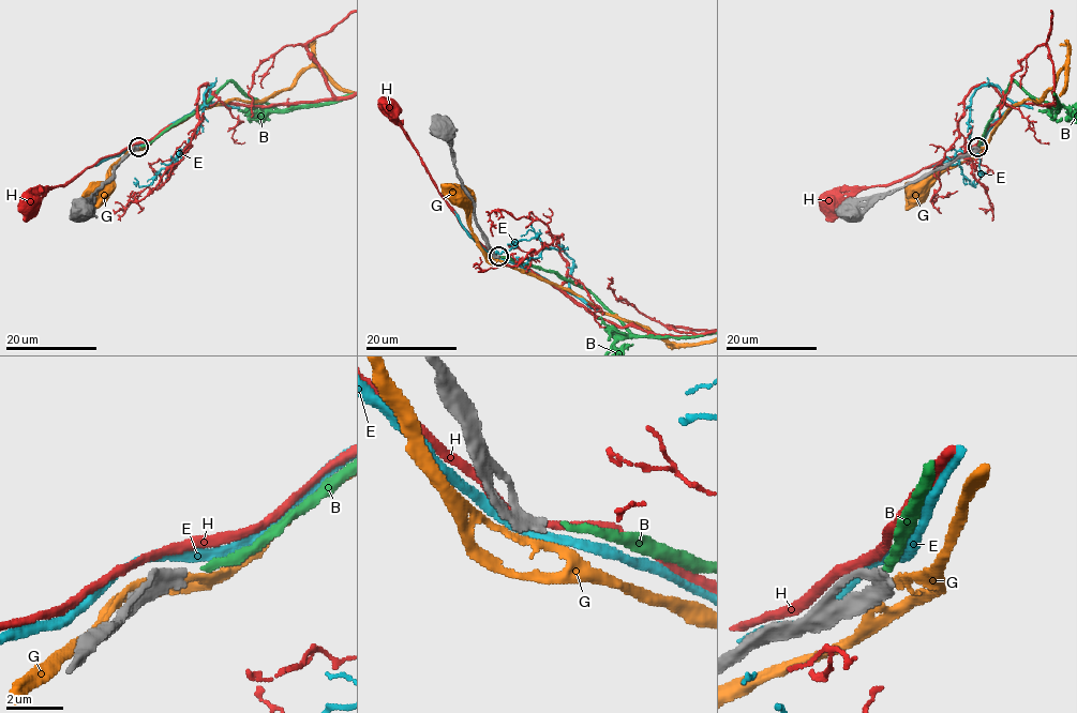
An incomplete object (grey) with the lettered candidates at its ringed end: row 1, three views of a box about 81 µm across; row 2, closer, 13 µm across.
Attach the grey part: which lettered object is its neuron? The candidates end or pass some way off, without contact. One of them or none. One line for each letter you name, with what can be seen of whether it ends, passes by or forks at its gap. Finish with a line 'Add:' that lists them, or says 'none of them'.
B: It ends there
Add: B

